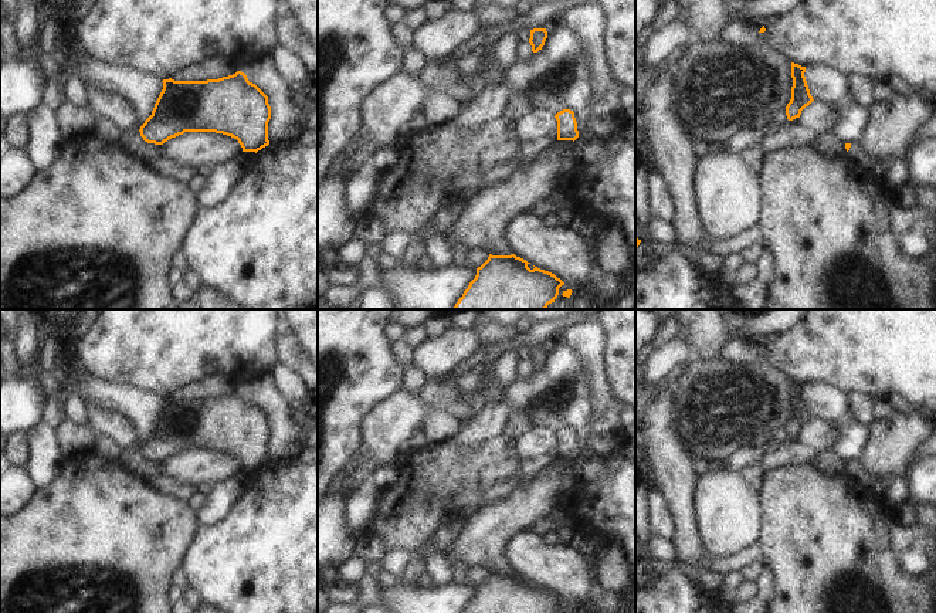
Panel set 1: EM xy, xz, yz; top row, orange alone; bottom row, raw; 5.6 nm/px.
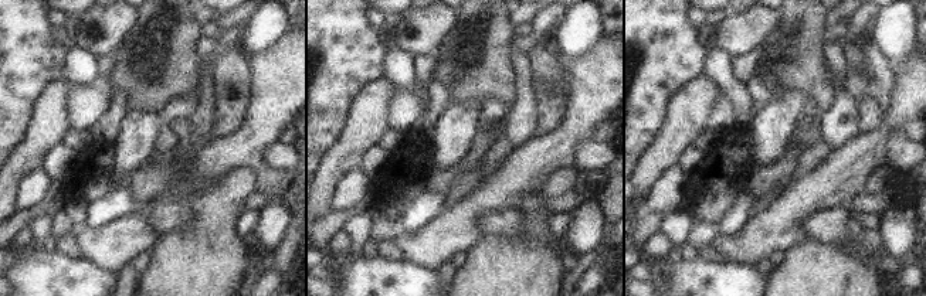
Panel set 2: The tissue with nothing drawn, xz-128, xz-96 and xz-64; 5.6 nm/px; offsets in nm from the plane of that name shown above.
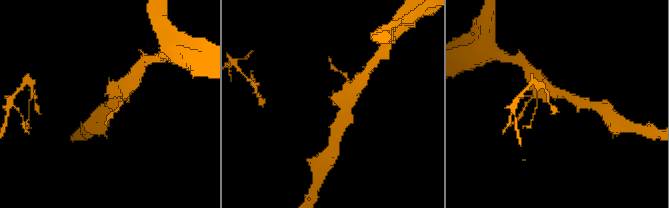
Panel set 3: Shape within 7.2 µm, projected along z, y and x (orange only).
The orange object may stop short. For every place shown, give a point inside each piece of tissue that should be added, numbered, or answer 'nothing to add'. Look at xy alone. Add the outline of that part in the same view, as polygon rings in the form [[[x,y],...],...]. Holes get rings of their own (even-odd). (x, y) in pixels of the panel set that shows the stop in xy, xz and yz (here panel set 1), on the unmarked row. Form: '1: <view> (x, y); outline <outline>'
nothing to add

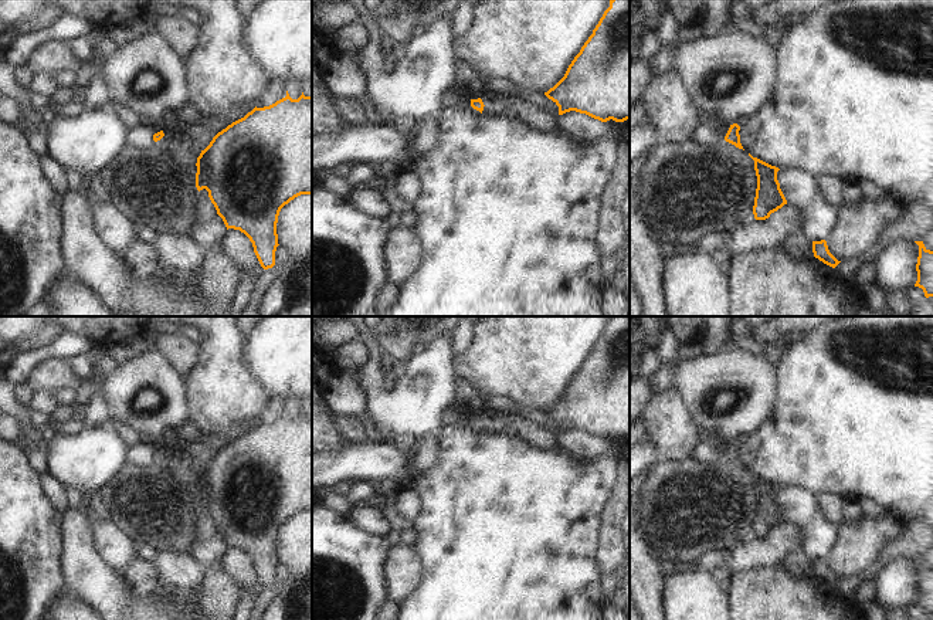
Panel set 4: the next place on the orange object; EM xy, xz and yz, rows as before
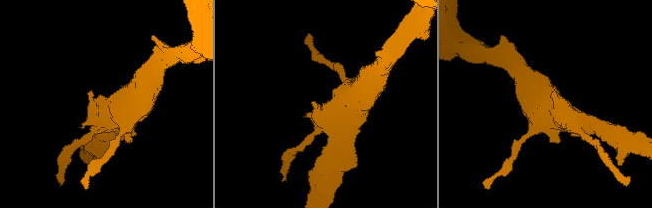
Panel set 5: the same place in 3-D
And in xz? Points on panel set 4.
nothing to add

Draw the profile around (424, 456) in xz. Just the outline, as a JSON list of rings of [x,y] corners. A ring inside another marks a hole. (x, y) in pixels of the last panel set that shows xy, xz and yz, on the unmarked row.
[[[440,430],[425,434],[417,440],[414,450],[408,454],[408,475],[410,480],[425,474],[437,464],[438,460],[438,438]]]

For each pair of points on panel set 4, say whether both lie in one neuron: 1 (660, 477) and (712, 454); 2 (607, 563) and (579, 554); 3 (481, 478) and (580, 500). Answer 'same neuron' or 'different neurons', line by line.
1: different neurons
2: different neurons
3: same neuron

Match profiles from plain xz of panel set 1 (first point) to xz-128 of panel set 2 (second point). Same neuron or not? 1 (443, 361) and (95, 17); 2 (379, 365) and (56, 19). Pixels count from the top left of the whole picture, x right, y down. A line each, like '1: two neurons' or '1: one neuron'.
1: one neuron
2: two neurons

